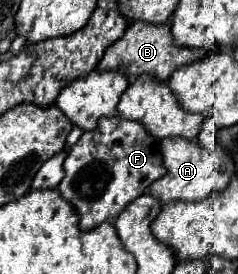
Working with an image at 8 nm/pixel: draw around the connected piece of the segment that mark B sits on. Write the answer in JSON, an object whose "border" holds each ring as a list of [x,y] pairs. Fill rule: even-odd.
{"border":[[[136,22],[136,24],[128,26],[126,34],[120,40],[116,40],[112,46],[108,46],[108,50],[96,70],[118,70],[124,76],[128,76],[130,80],[134,80],[142,74],[150,74],[158,82],[166,82],[174,70],[178,70],[180,66],[198,62],[204,56],[206,56],[204,50],[188,50],[188,48],[174,46],[172,36],[170,36],[170,24],[162,24],[162,26],[150,24],[148,26],[144,22]]]}

